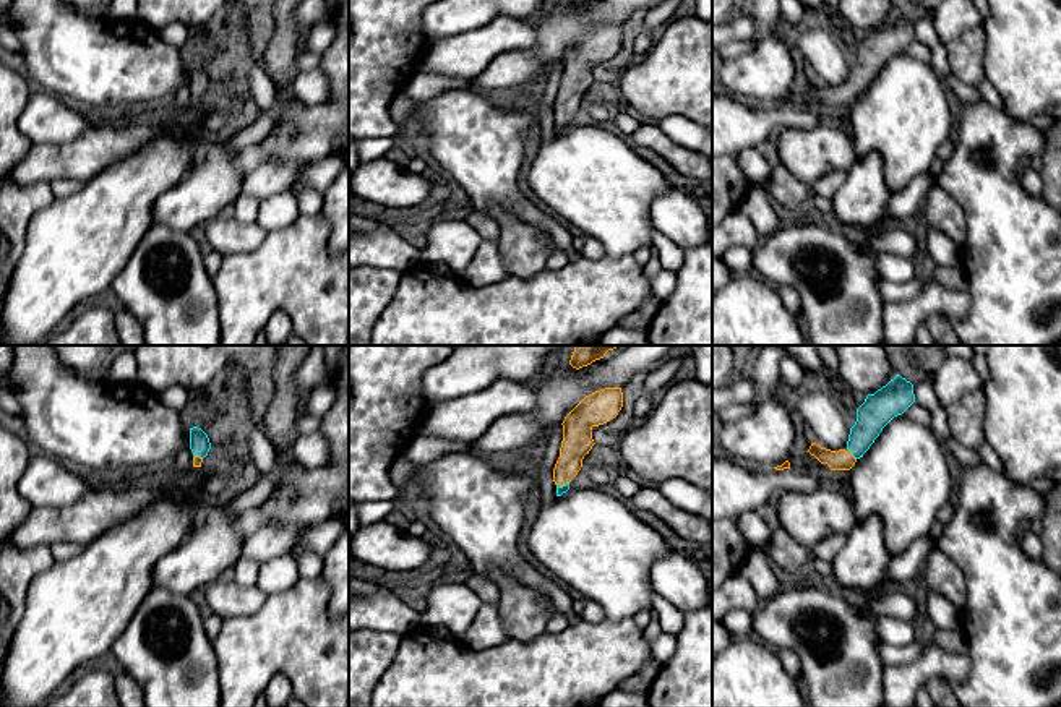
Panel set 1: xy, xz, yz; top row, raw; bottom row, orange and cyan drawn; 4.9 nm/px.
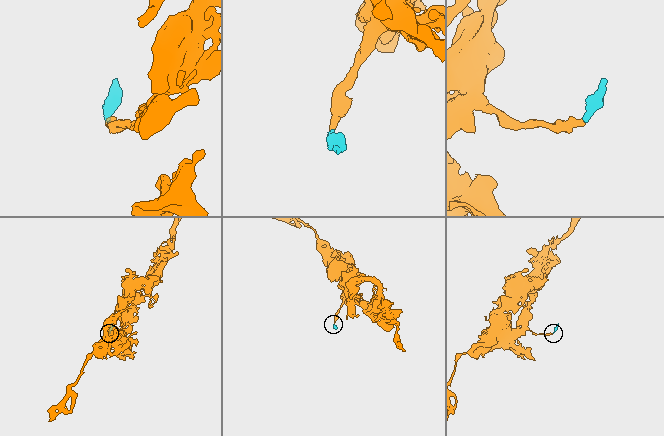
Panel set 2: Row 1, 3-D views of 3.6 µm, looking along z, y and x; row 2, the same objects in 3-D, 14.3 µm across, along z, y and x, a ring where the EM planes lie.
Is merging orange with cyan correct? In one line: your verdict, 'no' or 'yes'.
yes

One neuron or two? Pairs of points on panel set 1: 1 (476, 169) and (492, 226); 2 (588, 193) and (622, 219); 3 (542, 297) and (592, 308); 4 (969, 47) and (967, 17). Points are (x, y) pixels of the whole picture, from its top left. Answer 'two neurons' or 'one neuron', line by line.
1: two neurons
2: one neuron
3: one neuron
4: two neurons

